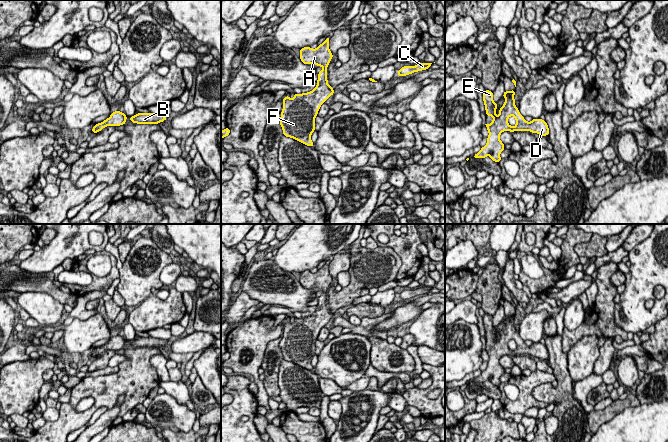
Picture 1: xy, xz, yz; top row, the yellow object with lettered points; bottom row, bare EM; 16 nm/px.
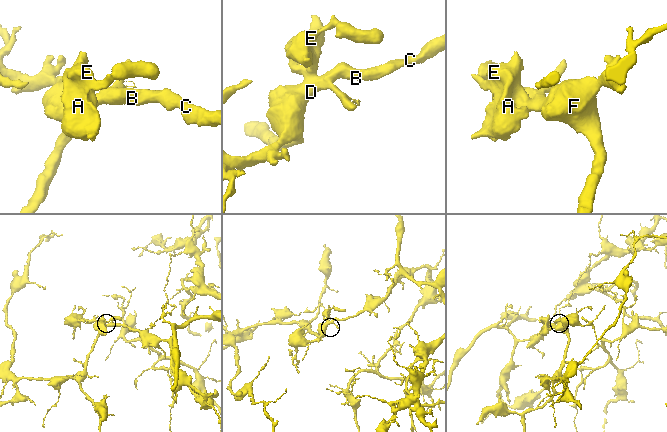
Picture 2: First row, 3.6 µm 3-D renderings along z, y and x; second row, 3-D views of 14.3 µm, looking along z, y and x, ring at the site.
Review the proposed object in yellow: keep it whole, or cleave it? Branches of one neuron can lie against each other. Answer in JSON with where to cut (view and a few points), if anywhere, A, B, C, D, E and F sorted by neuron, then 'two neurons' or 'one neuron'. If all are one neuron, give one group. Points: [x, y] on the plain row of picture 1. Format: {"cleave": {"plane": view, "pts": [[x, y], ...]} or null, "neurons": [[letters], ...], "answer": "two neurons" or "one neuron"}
{"cleave": null, "neurons": [["A", "B", "C", "D", "E", "F"]], "answer": "one neuron"}

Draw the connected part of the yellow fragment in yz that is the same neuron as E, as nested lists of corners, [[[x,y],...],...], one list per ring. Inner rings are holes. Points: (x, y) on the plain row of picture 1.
[[[486,314],[483,316],[483,325],[485,329],[486,339],[492,340],[493,345],[491,348],[485,348],[489,356],[487,362],[487,368],[481,372],[481,374],[473,379],[473,382],[485,382],[488,379],[495,386],[500,386],[500,377],[505,373],[504,367],[501,366],[499,360],[504,355],[530,355],[531,357],[537,357],[541,360],[549,359],[549,352],[546,345],[538,342],[532,343],[529,347],[520,338],[518,332],[515,329],[515,314],[504,315],[502,321],[505,322],[503,330],[499,333],[499,340],[496,340],[497,326],[493,325],[493,315]],[[514,340],[516,343],[516,349],[514,351],[508,348],[508,342]]]

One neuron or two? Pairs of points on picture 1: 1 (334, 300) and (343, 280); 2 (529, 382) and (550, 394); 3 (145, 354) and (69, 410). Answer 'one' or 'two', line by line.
1: two
2: two
3: one

